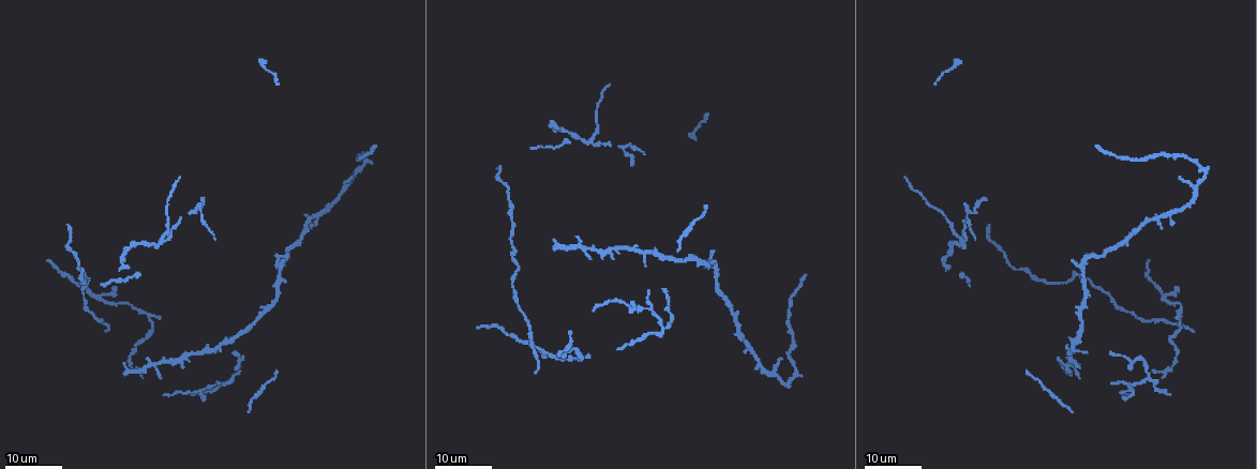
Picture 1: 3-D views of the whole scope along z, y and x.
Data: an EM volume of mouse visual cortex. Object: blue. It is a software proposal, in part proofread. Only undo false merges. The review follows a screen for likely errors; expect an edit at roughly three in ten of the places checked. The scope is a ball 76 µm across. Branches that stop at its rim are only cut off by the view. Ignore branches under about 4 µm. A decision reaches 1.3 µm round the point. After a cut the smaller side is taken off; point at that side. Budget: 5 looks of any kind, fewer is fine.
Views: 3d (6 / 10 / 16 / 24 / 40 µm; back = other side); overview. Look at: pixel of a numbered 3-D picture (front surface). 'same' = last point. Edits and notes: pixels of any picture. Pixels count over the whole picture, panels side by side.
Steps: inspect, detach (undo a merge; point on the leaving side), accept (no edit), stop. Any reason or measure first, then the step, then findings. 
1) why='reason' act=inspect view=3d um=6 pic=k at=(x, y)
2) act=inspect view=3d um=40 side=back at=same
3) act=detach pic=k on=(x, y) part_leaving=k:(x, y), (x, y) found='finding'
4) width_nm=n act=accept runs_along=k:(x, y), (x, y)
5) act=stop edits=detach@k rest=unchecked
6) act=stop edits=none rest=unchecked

why='branch point' act=inspect view=3d um=24 pic=1 at=(1131, 385)

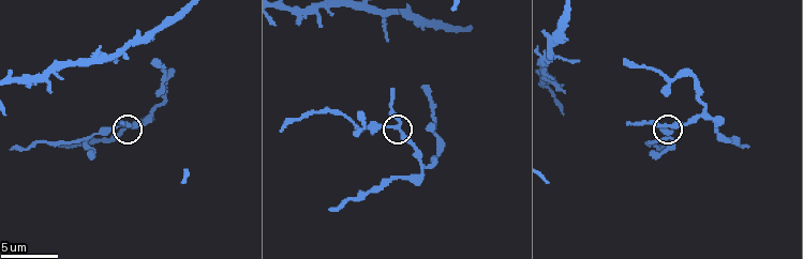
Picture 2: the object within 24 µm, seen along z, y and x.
act=inspect view=3d um=6 pic=2 at=(400, 126)

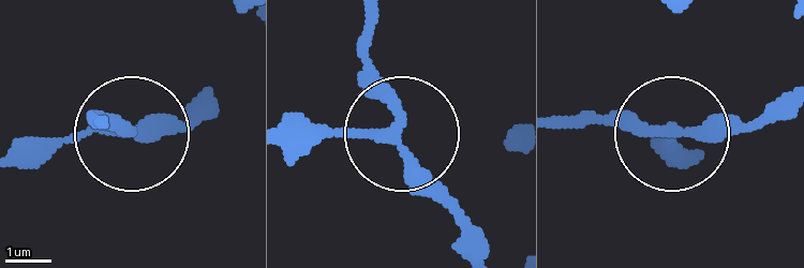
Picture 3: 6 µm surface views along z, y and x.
arms=3 act=accept found='one neuron here'

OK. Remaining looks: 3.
why='three-way junction' act=inspect view=3d um=6 pic=2 at=(702, 111)

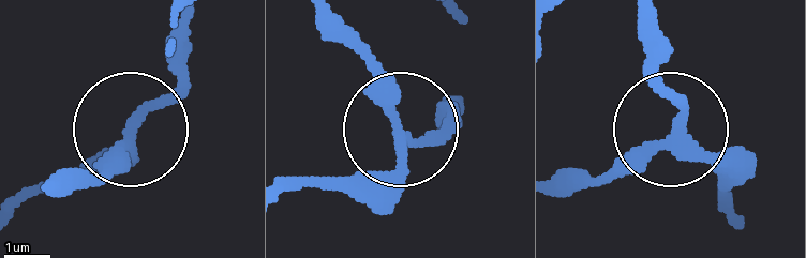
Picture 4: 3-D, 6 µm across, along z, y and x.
side_arm_um=11 arms=3 act=accept found='continuous, no second neuron'

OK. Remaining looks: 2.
why='calibre changes' act=inspect view=3d um=24 pic=1 at=(1074, 279)

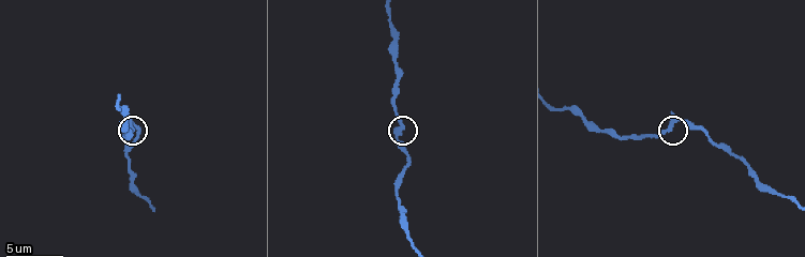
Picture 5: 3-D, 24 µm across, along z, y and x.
act=inspect view=3d um=10 pic=5 at=(132, 126)

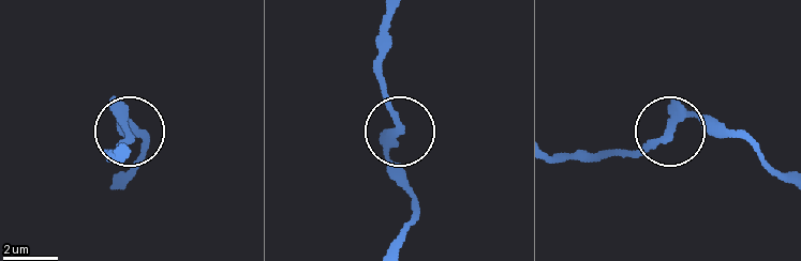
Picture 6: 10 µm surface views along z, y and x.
arms=4 act=accept runs_along=6:(392, 248), (413, 200), (387, 152), (399, 118), (381, 72) found='continuous, no second neuron'

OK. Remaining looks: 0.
act=stop edits=none rest=unchecked

